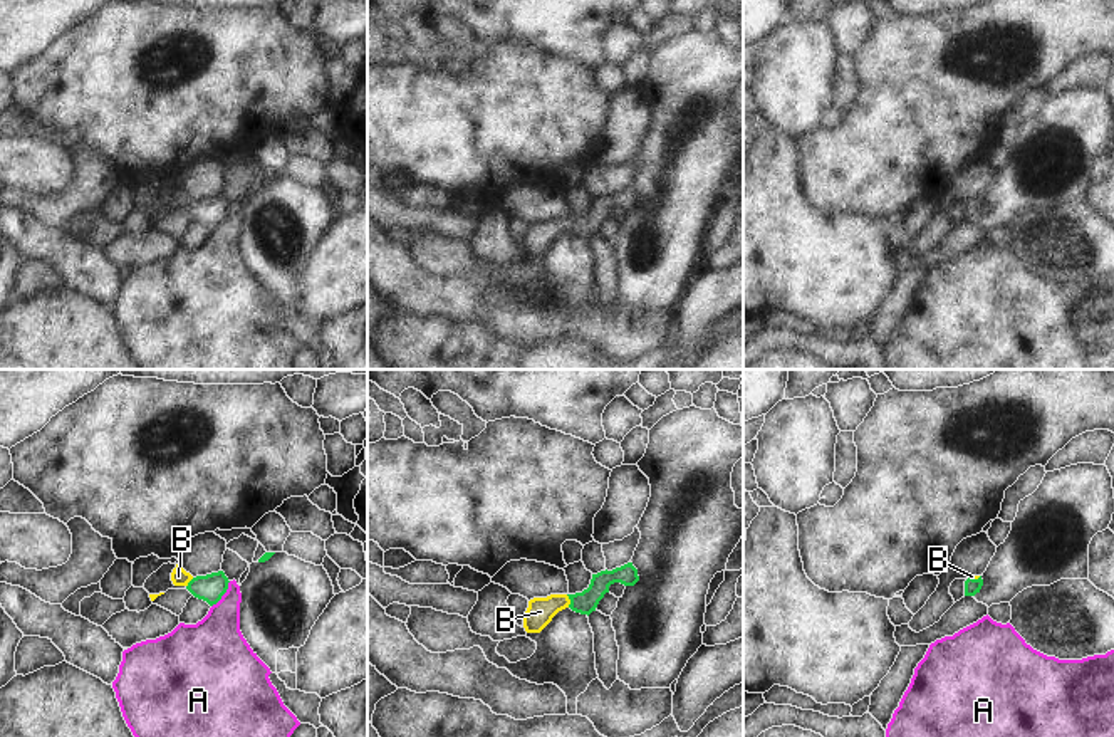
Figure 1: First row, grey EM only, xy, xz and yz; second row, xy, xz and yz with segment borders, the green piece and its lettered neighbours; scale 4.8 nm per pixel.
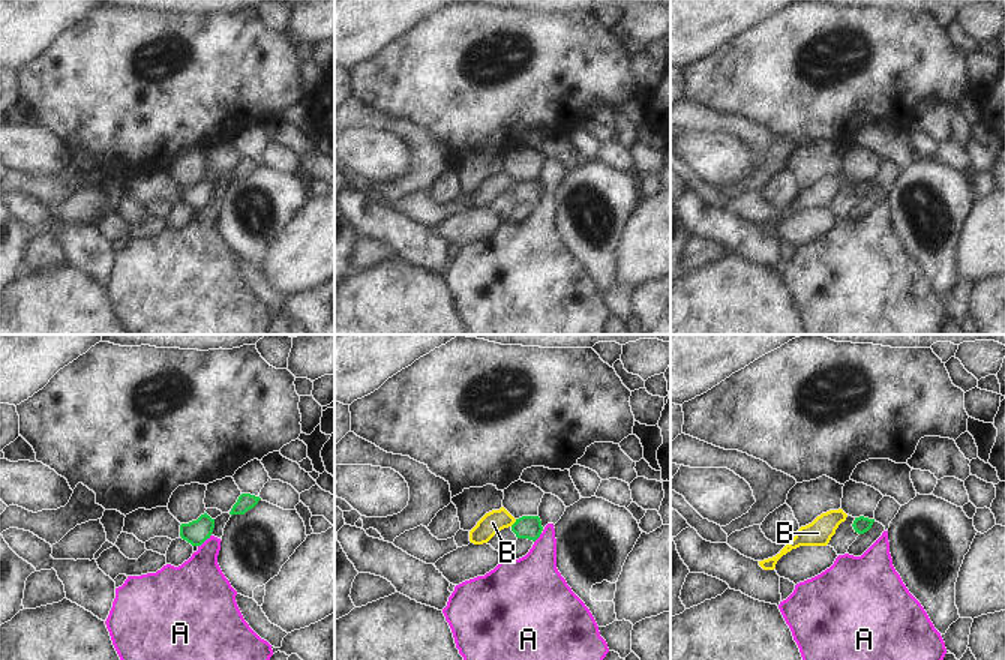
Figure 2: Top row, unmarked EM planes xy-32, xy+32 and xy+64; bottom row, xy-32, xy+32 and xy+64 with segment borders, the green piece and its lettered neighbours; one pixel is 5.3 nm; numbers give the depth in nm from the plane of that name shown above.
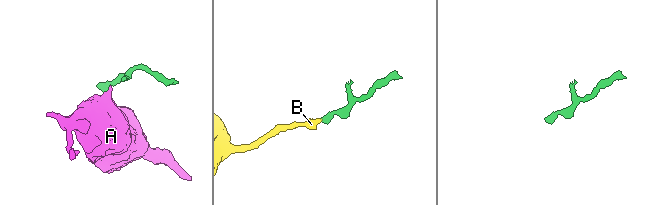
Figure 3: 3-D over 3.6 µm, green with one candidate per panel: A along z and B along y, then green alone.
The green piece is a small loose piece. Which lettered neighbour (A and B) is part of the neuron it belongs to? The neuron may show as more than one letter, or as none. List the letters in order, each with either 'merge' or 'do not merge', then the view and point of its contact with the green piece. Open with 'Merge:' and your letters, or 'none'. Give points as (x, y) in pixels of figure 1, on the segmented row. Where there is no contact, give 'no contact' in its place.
Merge: B
A: do not merge; contact xy (223, 593)
B: merge; contact xz (571, 601)

